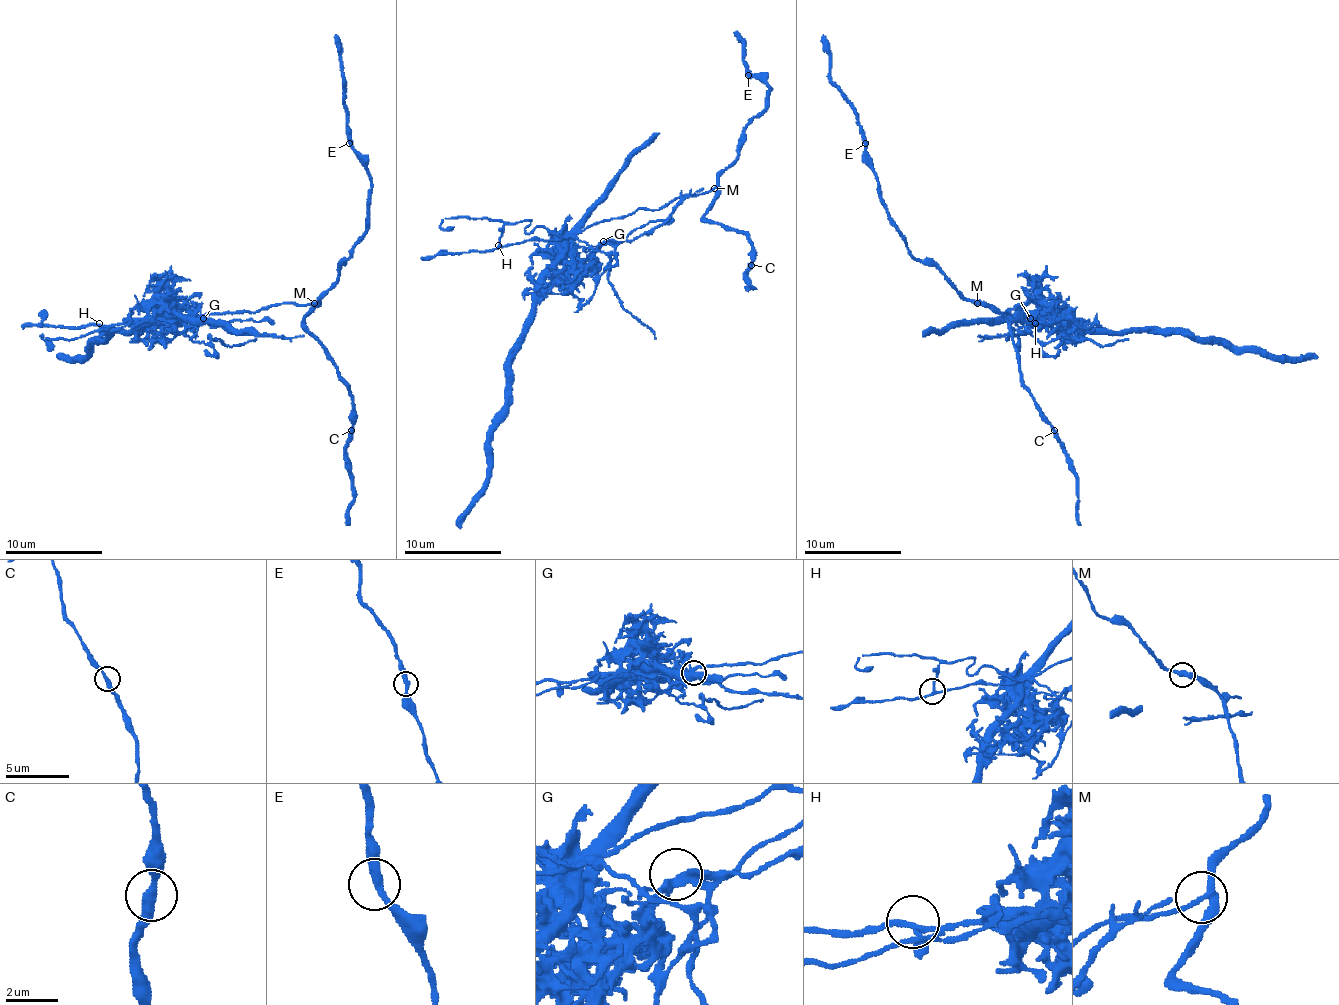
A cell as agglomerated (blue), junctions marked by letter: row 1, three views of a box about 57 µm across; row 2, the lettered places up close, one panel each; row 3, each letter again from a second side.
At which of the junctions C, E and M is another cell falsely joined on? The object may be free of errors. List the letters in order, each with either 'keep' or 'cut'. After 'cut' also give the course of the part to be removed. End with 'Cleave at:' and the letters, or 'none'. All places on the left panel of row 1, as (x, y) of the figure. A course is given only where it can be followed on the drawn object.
C: keep
E: keep
M: cut | (315, 304), (271, 304), (257, 311), (154, 318), (145, 328), (111, 331), (84, 355), (60, 355)
Cleave at: M

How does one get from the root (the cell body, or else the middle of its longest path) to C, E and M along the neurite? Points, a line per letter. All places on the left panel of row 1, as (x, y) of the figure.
C: (252, 311), (278, 304), (315, 304), (305, 318), (305, 331), (325, 350), (349, 391), (351, 430)
E: (252, 311), (278, 304), (313, 304), (337, 280), (342, 262), (366, 228), (371, 190), (364, 160), (349, 143)
M: (252, 311), (278, 304), (315, 304)

